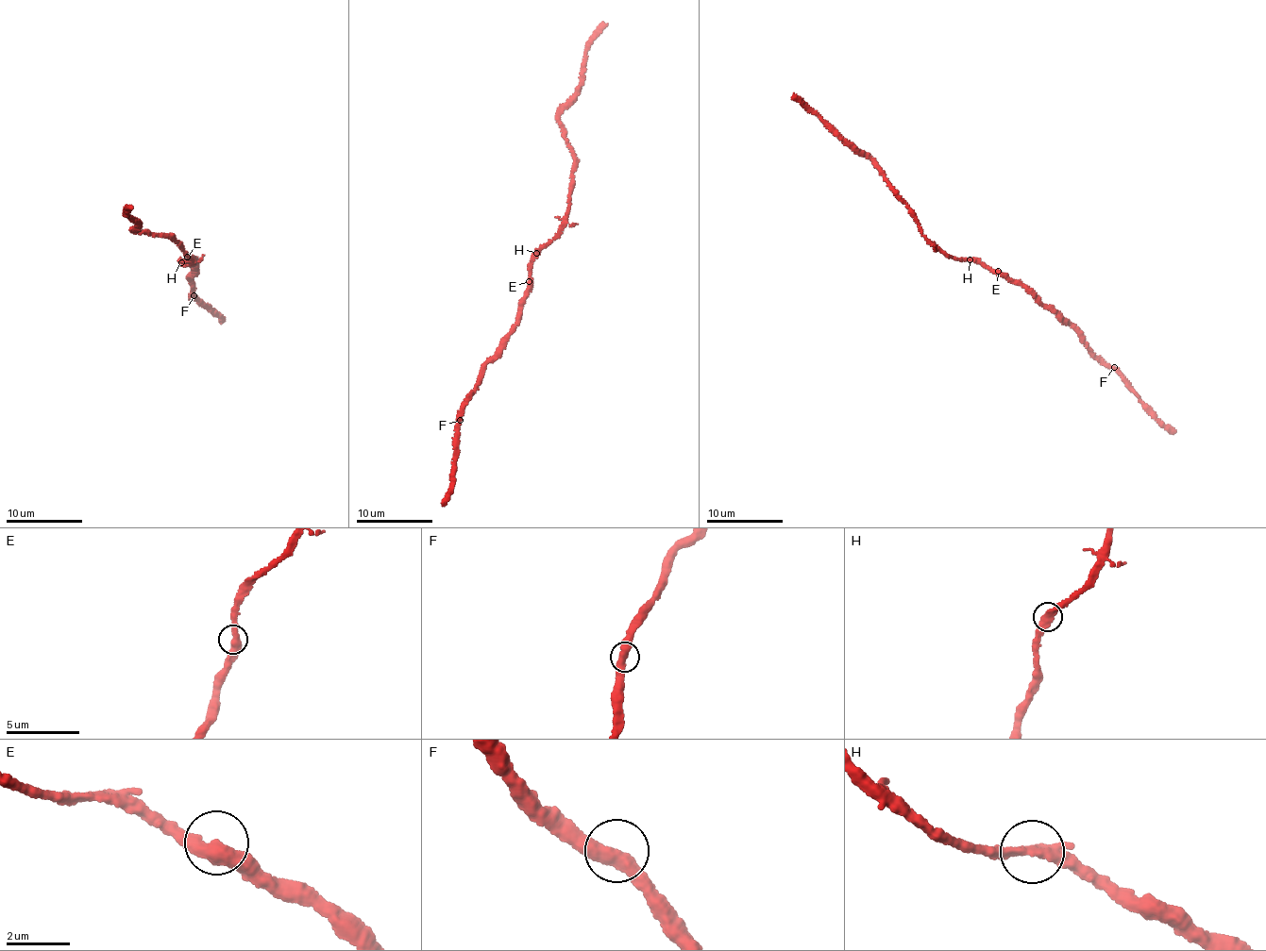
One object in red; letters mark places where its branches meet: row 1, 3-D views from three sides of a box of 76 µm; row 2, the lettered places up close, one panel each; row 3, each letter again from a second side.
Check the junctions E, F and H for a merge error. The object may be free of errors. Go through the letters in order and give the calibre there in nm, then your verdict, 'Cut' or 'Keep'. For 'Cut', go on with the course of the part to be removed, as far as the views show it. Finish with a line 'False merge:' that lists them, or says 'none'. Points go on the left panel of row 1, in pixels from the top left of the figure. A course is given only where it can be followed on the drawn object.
E: Thickness 440 nm. Keep
F: Thickness 400 nm. Keep
H: Thickness 400 nm. Keep
False merge: none

